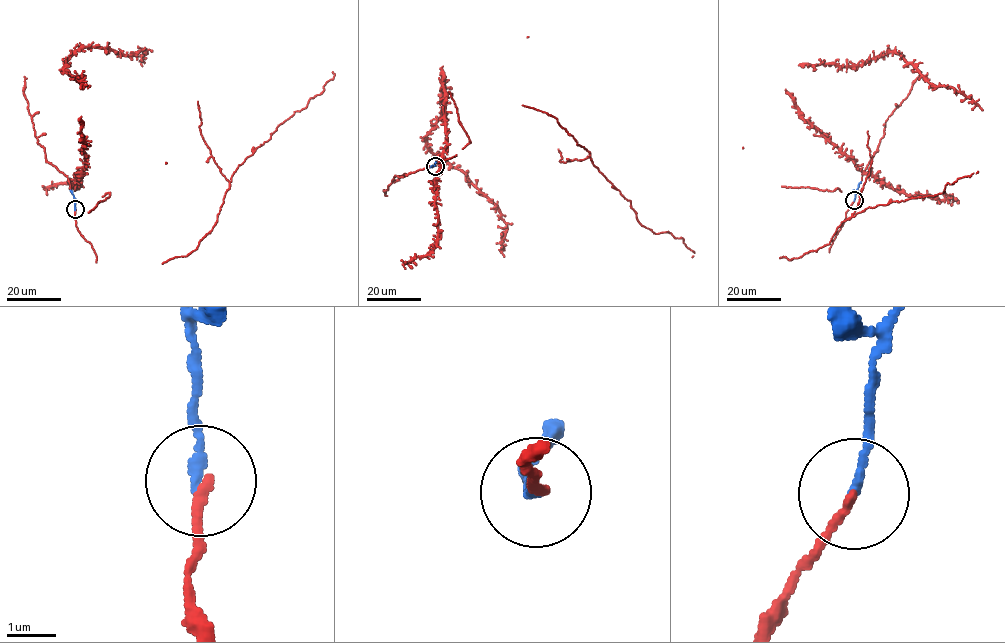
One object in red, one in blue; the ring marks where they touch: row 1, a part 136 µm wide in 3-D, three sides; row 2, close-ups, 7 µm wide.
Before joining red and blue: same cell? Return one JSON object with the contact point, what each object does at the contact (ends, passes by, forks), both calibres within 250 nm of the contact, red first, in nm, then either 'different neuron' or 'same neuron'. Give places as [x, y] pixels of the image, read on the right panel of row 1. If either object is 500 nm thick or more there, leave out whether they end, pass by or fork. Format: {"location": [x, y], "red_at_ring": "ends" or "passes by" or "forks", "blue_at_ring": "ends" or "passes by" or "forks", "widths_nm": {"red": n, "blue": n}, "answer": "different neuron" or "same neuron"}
{"location": [854, 200], "red_at_ring": "ends", "blue_at_ring": "ends", "widths_nm": {"red": 190, "blue": 180}, "answer": "same neuron"}

